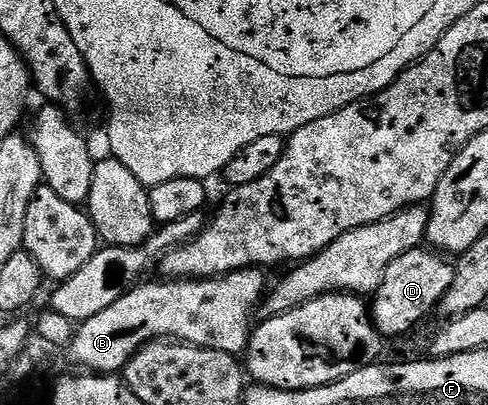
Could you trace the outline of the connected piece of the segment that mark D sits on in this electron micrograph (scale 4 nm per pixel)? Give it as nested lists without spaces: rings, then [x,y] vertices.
[[[423,246],[400,254],[400,258],[388,266],[384,282],[372,296],[372,319],[383,337],[402,336],[412,331],[430,311],[437,309],[454,277],[455,265],[446,260],[449,259],[445,255]]]

